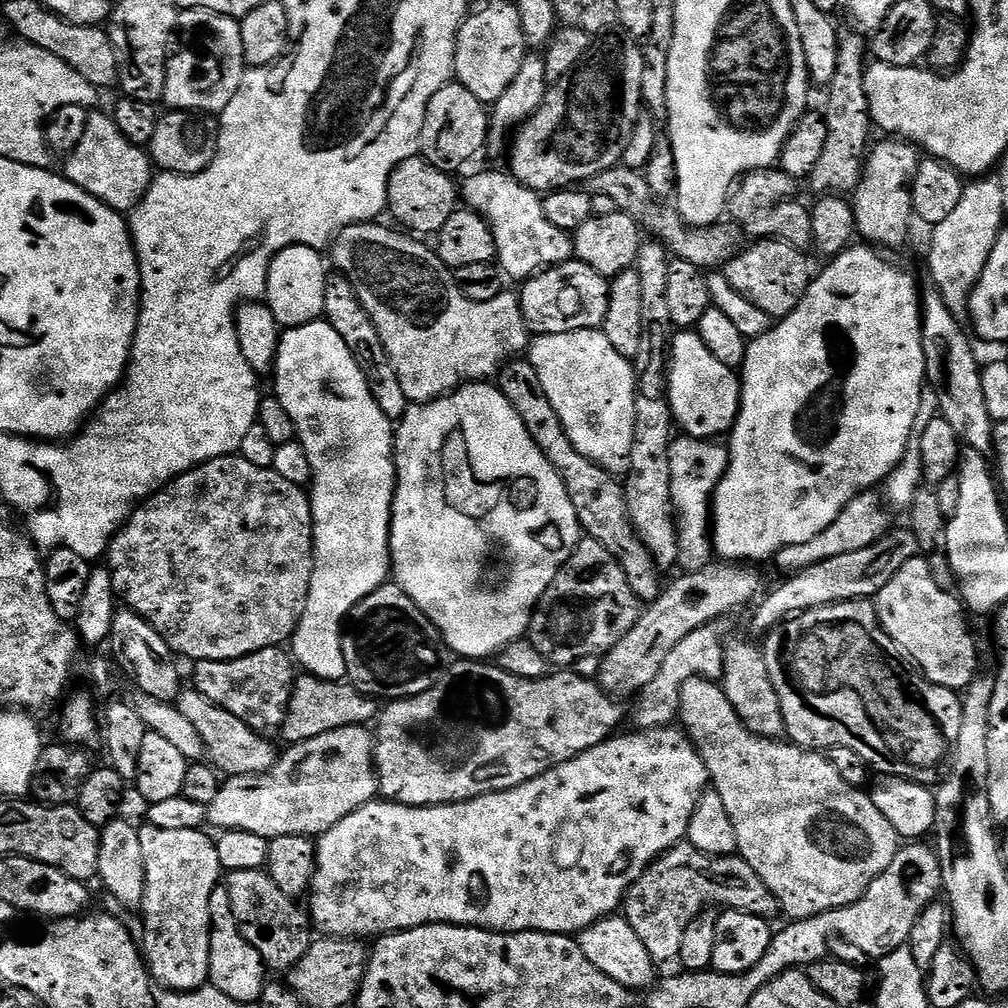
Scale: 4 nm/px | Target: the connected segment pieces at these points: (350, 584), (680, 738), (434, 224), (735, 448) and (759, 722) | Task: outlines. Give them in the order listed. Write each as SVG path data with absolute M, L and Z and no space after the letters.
M321 318L303 324L297 328L287 329L281 335L278 354L276 355L276 366L274 377L276 376L276 389L274 395L277 400L286 406L286 414L294 422L296 439L300 441L302 450L306 450L306 458L310 458L310 470L312 471L312 483L310 485L310 499L312 502L312 577L310 578L310 594L306 598L306 610L302 610L302 618L298 622L295 634L290 641L290 655L297 665L300 664L305 673L309 676L316 676L319 680L344 680L347 677L346 654L344 653L343 634L346 621L351 617L354 606L362 602L374 590L378 590L390 576L392 566L392 546L390 537L392 534L392 499L396 497L396 458L394 455L394 424L393 421L382 414L378 406L376 396L372 392L372 387L368 385L368 377L362 364L356 361L357 353L330 326L327 319Z
M679 727L645 728L632 730L629 736L620 735L613 735L556 768L546 770L546 774L538 774L538 778L530 778L522 786L514 786L510 790L438 806L406 806L396 804L393 800L377 798L354 810L354 814L342 818L338 826L326 830L316 840L316 873L306 896L306 911L315 931L326 936L340 936L343 940L368 936L379 938L387 936L389 932L405 932L423 924L461 924L467 928L487 928L493 932L579 934L585 928L591 928L594 922L613 915L623 905L624 895L630 886L644 876L652 861L687 837L690 818L710 788L706 762L692 745L687 732Z
M419 154L412 156L390 173L387 211L390 216L392 212L393 218L397 220L395 223L409 233L440 232L442 226L446 226L450 214L454 214L458 207L458 184L455 184L452 179L449 173L443 172L423 156Z
M849 246L831 261L824 273L817 275L808 285L800 305L783 317L766 334L751 341L745 350L740 376L740 413L730 433L726 447L729 454L728 469L711 499L711 527L714 529L714 552L717 557L728 562L756 562L768 560L789 544L805 544L822 530L826 530L842 514L842 510L862 492L883 485L888 476L898 466L907 439L918 415L919 398L926 383L924 371L926 358L922 350L922 322L920 321L920 293L916 280L908 272L903 272L896 264L883 260L881 253L872 246Z
M729 639L725 643L722 687L726 698L730 698L730 706L734 706L738 718L742 718L742 722L752 733L769 738L780 738L785 735L782 702L778 702L774 682L770 682L766 658L757 645L755 648L748 640Z

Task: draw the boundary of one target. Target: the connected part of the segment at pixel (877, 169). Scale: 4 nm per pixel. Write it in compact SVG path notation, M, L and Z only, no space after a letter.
M884 138L881 144L873 143L866 157L864 171L860 178L850 203L854 210L856 219L856 230L859 239L875 246L877 249L900 248L908 240L908 227L914 224L914 213L912 211L912 187L914 178L918 178L918 166L922 159L921 149L908 141L899 138Z

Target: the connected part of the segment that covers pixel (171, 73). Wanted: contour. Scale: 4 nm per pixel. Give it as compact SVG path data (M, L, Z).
M189 8L181 11L178 28L180 49L177 52L175 49L168 58L163 103L178 112L224 112L230 106L230 98L238 94L246 71L240 20L204 8Z

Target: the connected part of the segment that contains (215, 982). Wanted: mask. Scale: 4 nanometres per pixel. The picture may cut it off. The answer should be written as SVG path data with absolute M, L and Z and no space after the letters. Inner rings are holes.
M218 886L214 894L210 894L210 974L211 987L222 990L226 998L234 998L234 1002L246 1002L252 1006L257 1003L266 983L266 969L262 954L246 942L242 930L238 930L238 922L234 918L234 910L230 906L230 894L227 887Z

